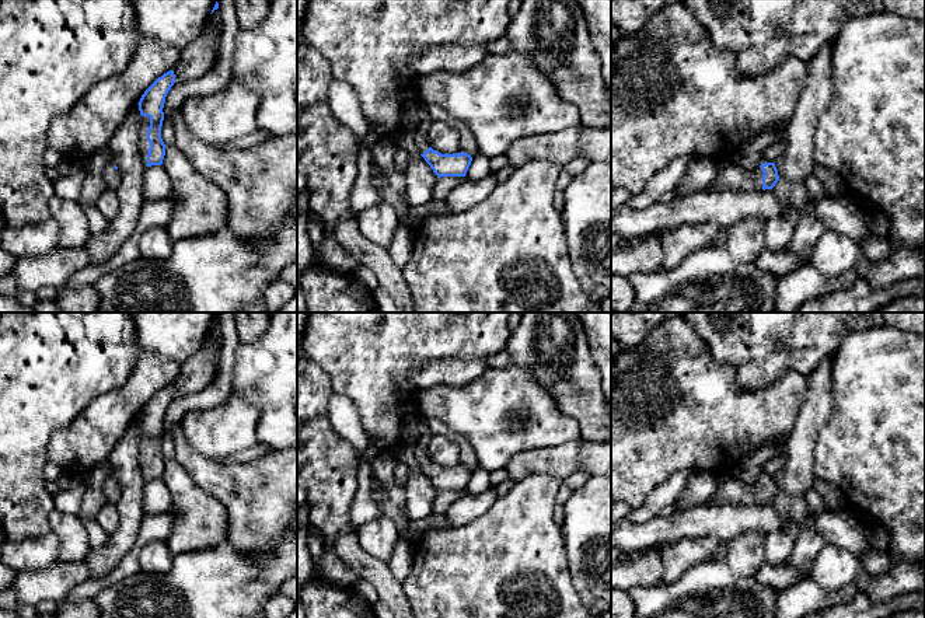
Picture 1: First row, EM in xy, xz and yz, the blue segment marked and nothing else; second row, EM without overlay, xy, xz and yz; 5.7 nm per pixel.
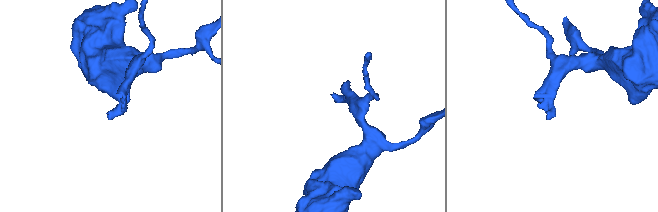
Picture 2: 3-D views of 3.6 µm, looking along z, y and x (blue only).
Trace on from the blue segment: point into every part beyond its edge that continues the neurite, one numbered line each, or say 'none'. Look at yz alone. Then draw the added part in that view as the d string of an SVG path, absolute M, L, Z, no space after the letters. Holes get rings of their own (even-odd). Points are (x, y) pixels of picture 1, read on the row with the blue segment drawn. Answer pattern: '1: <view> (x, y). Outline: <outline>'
1: yz (733, 178). Outline: M730 165L719 170L711 186L712 192L740 192L740 191L764 191L762 189L762 170L757 167L746 171L737 165Z

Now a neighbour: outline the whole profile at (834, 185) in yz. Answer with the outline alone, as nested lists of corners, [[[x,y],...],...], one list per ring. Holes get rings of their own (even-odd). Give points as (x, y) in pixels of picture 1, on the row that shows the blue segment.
[[[817,164],[813,175],[823,184],[827,198],[840,199],[847,195],[844,179],[828,167]]]

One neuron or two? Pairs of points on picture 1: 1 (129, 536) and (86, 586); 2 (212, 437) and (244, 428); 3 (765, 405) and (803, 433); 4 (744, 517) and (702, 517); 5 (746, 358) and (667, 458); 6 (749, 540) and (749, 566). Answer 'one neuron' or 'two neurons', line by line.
1: two neurons
2: one neuron
3: two neurons
4: one neuron
5: two neurons
6: one neuron

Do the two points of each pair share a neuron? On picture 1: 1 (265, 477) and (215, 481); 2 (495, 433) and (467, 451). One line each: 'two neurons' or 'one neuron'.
1: one neuron
2: two neurons

